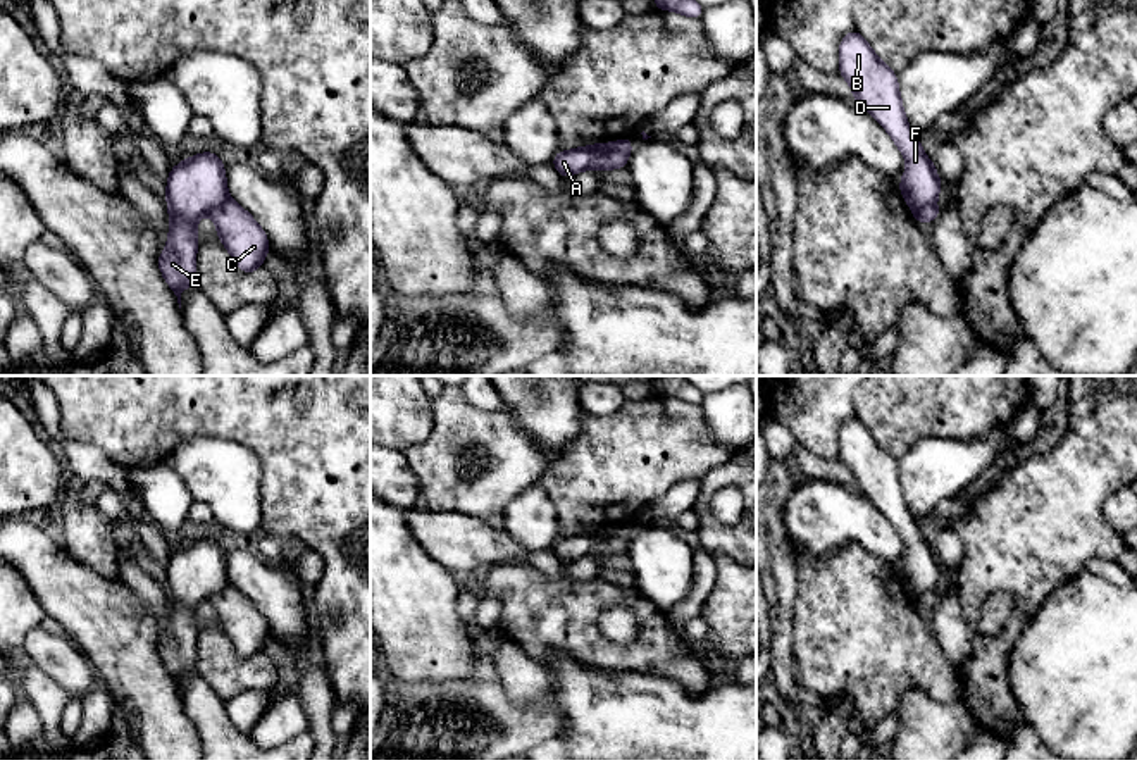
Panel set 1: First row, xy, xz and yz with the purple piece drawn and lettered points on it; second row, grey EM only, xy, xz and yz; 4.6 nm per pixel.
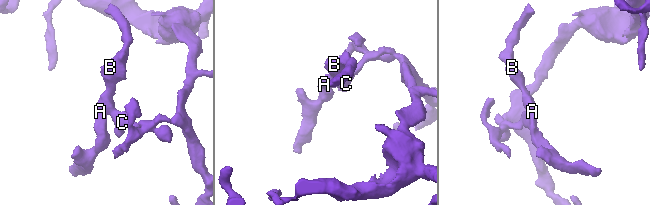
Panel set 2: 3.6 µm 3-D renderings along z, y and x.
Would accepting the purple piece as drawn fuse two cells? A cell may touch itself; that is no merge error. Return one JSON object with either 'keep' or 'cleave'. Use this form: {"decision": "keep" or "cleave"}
{"decision": "cleave"}

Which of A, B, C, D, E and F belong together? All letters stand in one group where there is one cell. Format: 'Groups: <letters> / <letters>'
Groups: A B D E F / C

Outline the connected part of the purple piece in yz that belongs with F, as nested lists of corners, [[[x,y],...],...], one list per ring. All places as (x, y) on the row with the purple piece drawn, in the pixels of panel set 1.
[[[851,29],[839,43],[839,74],[853,88],[853,98],[889,133],[906,159],[899,191],[911,210],[935,205],[942,183],[934,162],[923,153],[920,138],[908,126],[898,74]]]

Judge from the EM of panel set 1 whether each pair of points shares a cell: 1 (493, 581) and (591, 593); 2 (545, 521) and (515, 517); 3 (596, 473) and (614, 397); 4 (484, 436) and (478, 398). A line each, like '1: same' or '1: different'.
1: same
2: same
3: different
4: different

